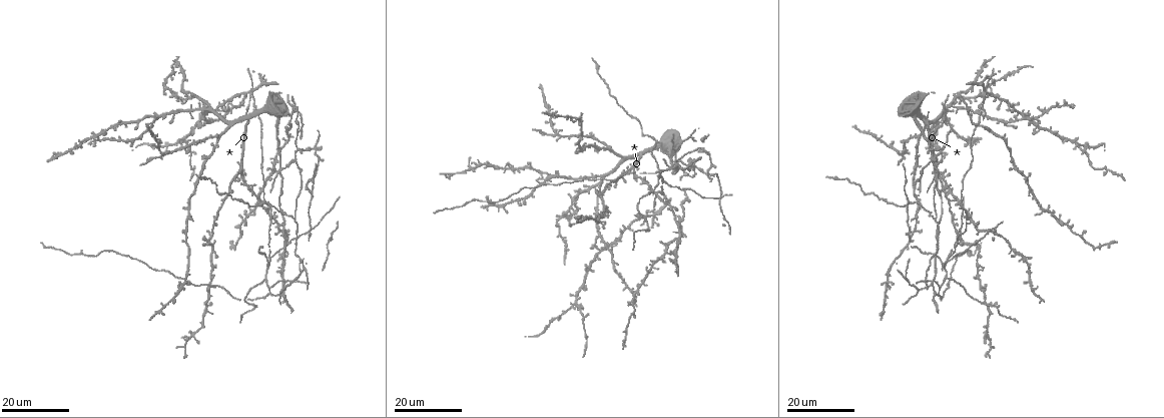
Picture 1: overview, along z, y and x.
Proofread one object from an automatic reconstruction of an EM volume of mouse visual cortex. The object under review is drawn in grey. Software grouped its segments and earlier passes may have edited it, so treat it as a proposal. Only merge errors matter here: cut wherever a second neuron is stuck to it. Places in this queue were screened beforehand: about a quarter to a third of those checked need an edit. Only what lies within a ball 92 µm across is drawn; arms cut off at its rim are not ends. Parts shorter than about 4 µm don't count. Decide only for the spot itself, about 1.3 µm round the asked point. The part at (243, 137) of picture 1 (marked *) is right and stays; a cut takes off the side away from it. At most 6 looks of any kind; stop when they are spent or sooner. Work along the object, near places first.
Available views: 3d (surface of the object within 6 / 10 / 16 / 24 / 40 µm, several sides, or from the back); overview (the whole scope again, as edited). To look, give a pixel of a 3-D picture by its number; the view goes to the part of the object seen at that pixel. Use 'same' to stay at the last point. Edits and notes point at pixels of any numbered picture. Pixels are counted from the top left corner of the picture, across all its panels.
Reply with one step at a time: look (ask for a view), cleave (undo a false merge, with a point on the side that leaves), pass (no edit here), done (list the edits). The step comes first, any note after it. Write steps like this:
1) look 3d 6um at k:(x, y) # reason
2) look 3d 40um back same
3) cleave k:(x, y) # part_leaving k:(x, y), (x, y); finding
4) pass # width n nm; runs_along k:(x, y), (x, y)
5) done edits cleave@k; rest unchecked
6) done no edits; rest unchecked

look 3d 16um at 1:(555, 133)

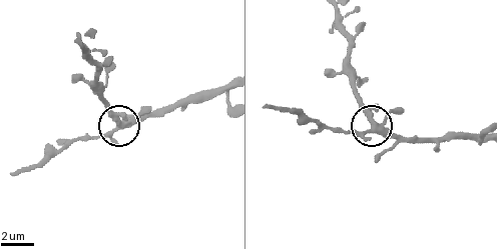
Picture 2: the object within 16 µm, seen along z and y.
look 3d 10um at 2:(120, 125)

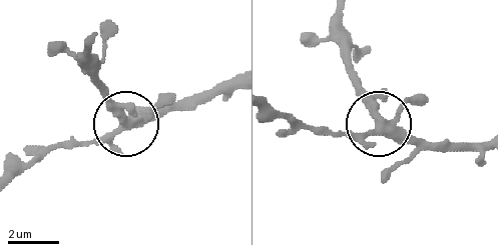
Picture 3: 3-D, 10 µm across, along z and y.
pass # side_arm 9 um; runs_along 3:(487, 141), (416, 141), (377, 126), (358, 135), (322, 135); one neuron here

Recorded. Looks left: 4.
look 3d 16um at 1:(298, 148) # looks like a crossing

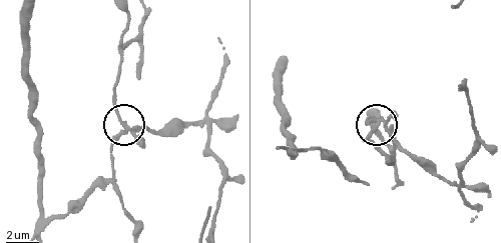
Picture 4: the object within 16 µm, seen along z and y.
look 3d 10um at 4:(131, 131) # zoom in

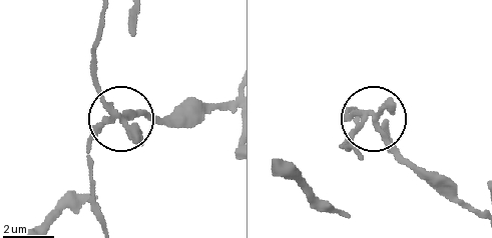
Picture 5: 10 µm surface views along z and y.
look 3d 10um back at 5:(119, 117)

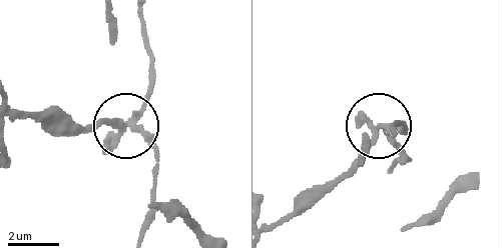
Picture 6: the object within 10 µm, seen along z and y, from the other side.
cleave 6:(106, 122) # side_arm 43 um; part_leaving 6:(124, 126), (20, 120); a second neuron is stuck on

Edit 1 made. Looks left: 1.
done edits cleave@6; rest unchecked

